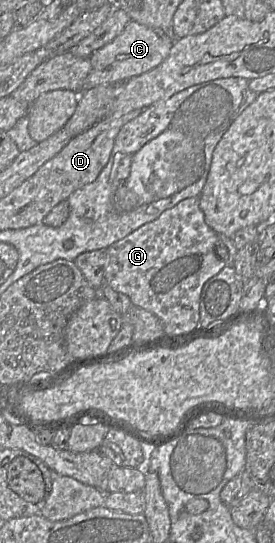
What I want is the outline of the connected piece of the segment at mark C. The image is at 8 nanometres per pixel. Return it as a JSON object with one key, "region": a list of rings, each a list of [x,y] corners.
{"region":[[[130,20],[124,30],[111,42],[89,57],[92,69],[84,88],[100,85],[117,85],[127,79],[148,72],[158,66],[169,54],[175,39],[137,21]]]}

